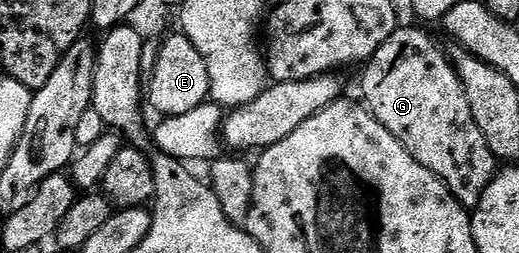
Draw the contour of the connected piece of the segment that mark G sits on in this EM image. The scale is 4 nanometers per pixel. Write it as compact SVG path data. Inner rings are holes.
M400 25L377 48L377 52L362 67L363 98L371 115L401 140L403 147L433 176L440 178L449 188L449 192L461 205L473 208L479 198L489 188L497 173L497 159L489 148L485 136L481 136L481 128L477 128L477 120L473 120L473 112L469 112L469 100L465 100L465 88L457 76L454 66L447 59L446 53L426 34L415 26Z

